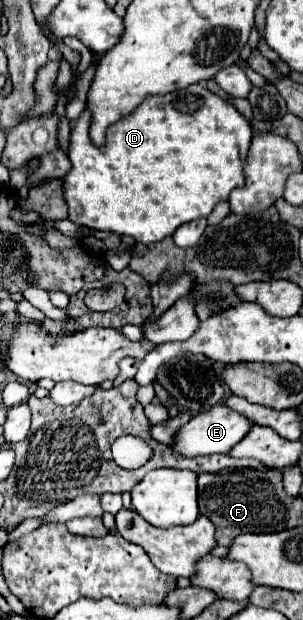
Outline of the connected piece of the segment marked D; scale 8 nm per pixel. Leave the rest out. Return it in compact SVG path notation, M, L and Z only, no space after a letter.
M190 85L182 91L174 91L170 95L150 95L150 99L144 99L138 109L134 109L134 113L122 117L120 121L116 121L114 125L108 127L106 131L106 143L102 147L94 145L88 137L88 127L91 123L91 113L85 109L82 115L76 119L76 123L72 125L72 133L70 133L70 145L68 145L68 159L72 163L70 171L64 175L62 179L62 187L64 187L64 199L68 205L68 219L80 227L88 227L88 229L98 229L98 231L112 231L112 233L120 233L120 235L128 235L132 239L136 239L138 243L156 243L162 241L164 237L172 235L180 225L194 221L198 217L208 217L212 213L212 209L216 207L218 201L228 199L230 191L238 185L244 183L244 173L242 167L246 163L246 153L250 149L250 141L252 141L252 129L250 123L234 109L232 103L222 101L222 97L214 95L212 91L208 91L202 85Z

